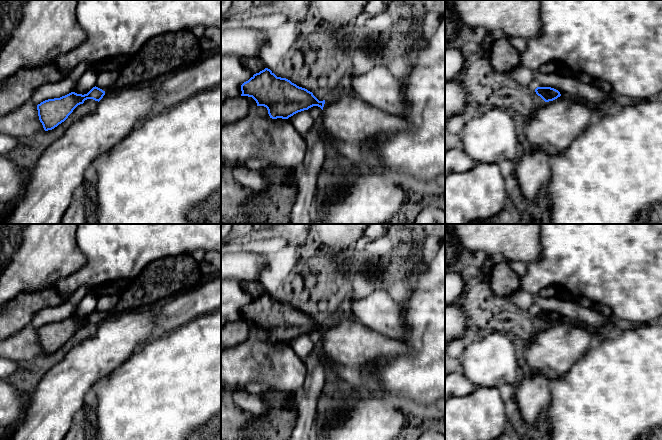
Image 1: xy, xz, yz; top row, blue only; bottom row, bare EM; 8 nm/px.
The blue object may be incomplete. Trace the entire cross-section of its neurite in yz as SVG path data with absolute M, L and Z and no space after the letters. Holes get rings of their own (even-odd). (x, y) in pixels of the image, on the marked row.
M537 87L535 92L545 102L553 101L561 96L560 92L551 87Z

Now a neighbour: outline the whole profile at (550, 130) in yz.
M561 96L553 101L545 102L527 118L524 128L526 147L522 158L517 161L515 170L518 181L517 195L527 208L536 209L542 205L551 179L550 158L569 148L595 118L595 110L591 105L579 100L568 100Z

